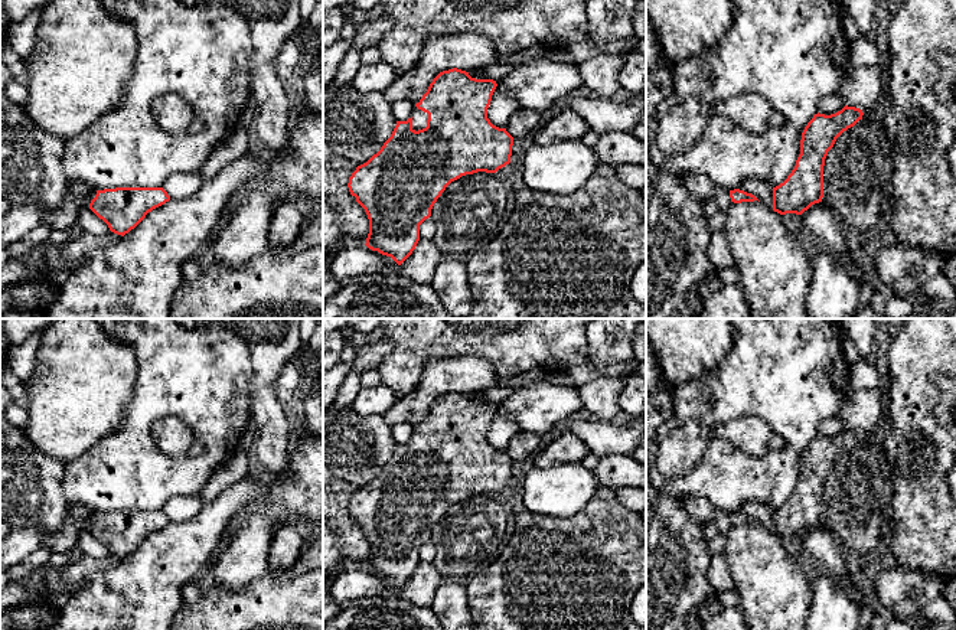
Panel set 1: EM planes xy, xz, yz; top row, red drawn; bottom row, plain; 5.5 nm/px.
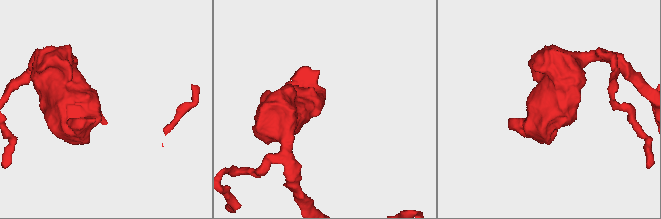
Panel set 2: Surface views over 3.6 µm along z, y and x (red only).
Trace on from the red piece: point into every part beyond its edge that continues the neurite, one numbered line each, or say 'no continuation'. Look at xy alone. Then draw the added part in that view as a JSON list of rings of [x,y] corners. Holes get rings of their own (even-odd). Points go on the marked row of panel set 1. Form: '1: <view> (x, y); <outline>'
no continuation

